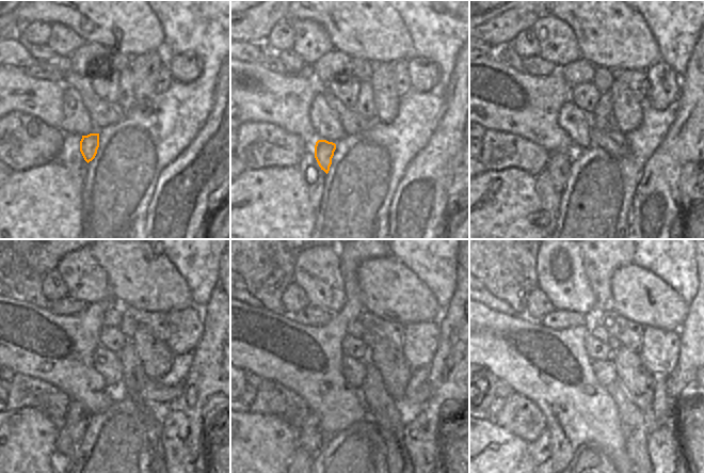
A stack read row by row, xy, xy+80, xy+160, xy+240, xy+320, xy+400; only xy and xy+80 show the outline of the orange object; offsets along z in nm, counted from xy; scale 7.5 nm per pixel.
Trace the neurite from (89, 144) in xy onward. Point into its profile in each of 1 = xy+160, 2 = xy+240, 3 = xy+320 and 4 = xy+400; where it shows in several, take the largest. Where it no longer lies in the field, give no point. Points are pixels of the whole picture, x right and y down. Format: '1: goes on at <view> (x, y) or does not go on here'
1: goes on at xy+160 (559, 164)
2: goes on at xy+240 (78, 416)
3: goes on at xy+320 (309, 435)
4: goes on at xy+400 (541, 450)

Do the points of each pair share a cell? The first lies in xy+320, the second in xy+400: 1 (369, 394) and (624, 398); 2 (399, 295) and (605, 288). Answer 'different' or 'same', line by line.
1: same
2: different

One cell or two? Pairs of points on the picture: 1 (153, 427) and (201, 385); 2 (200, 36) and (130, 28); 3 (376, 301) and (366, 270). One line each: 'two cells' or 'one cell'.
1: two cells
2: two cells
3: one cell

